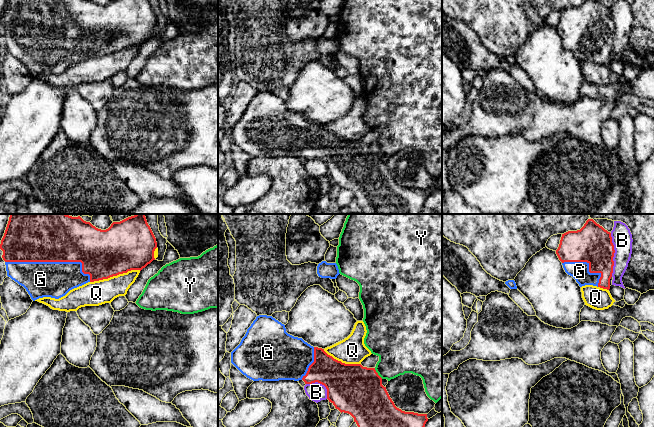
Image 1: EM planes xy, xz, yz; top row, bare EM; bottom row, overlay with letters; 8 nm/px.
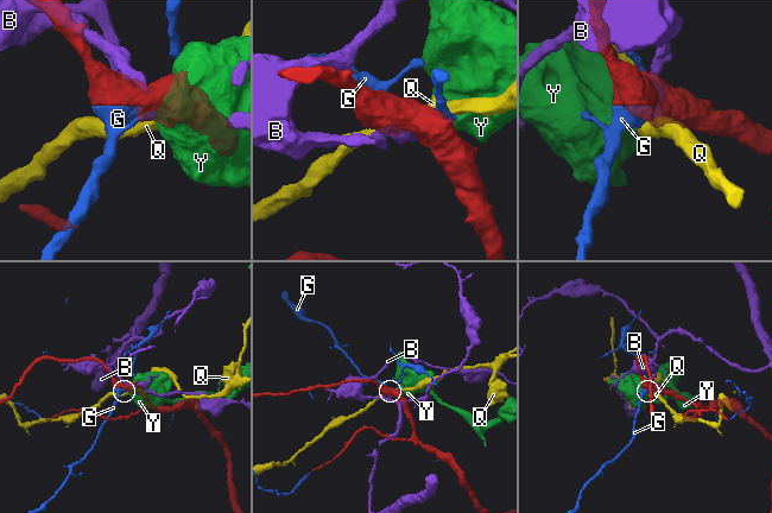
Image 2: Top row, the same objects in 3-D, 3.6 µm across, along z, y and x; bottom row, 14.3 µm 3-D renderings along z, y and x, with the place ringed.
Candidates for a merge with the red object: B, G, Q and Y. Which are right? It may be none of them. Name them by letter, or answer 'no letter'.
G

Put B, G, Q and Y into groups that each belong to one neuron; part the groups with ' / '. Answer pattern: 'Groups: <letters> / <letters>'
Groups: B / G / Q / Y

